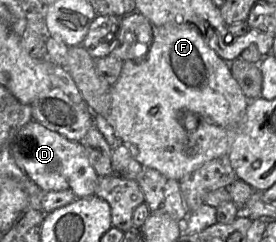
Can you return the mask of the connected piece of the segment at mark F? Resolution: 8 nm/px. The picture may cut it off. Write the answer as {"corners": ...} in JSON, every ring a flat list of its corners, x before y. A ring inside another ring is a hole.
{"corners":[[166,24,153,27,152,43,147,54,123,62,120,77,111,86,110,124,116,137,129,147,131,155,142,166,180,181,206,162,228,156,248,103,249,100,231,73,229,63,208,46,196,27,191,24],[184,112,198,117,198,125,194,130,184,127]]}

